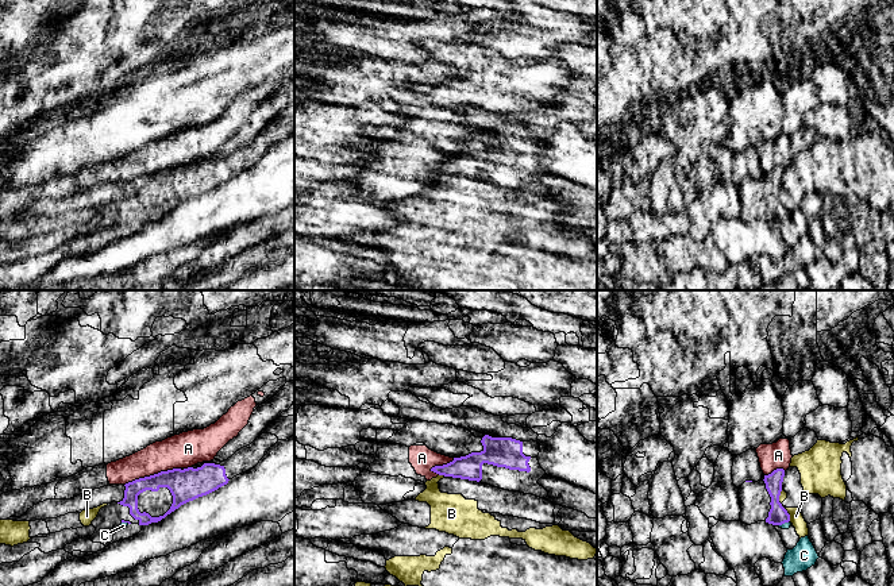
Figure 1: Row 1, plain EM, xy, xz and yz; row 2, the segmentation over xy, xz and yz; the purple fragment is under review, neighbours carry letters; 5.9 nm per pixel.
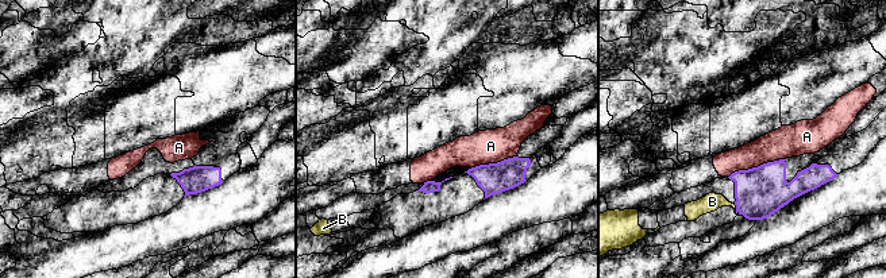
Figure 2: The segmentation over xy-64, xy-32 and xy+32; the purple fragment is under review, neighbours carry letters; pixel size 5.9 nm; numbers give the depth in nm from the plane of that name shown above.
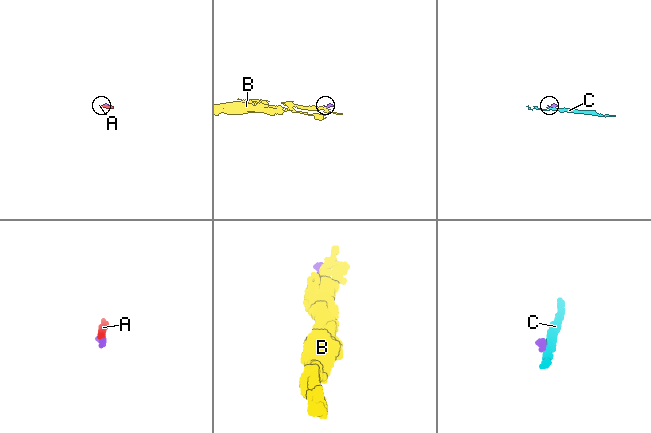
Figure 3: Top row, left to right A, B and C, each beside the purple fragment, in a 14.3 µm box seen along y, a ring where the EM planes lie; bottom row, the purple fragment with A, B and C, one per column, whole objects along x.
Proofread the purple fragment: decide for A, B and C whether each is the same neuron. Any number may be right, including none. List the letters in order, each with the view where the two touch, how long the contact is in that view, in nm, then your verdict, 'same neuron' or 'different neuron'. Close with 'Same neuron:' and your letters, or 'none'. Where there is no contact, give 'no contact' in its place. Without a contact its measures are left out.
A: xy | 360 nm | different neuron
B: yz | 200 nm | different neuron
C: yz | 80 nm | different neuron
Same neuron: none

